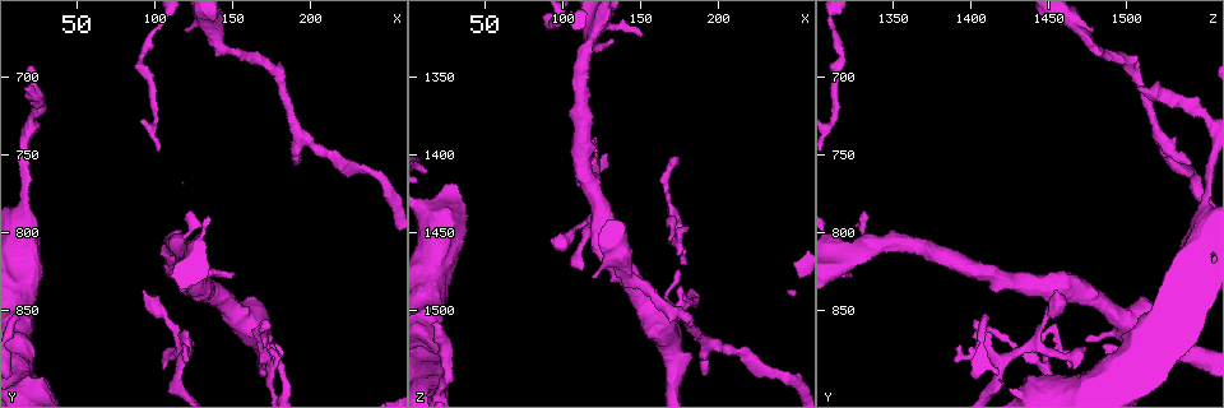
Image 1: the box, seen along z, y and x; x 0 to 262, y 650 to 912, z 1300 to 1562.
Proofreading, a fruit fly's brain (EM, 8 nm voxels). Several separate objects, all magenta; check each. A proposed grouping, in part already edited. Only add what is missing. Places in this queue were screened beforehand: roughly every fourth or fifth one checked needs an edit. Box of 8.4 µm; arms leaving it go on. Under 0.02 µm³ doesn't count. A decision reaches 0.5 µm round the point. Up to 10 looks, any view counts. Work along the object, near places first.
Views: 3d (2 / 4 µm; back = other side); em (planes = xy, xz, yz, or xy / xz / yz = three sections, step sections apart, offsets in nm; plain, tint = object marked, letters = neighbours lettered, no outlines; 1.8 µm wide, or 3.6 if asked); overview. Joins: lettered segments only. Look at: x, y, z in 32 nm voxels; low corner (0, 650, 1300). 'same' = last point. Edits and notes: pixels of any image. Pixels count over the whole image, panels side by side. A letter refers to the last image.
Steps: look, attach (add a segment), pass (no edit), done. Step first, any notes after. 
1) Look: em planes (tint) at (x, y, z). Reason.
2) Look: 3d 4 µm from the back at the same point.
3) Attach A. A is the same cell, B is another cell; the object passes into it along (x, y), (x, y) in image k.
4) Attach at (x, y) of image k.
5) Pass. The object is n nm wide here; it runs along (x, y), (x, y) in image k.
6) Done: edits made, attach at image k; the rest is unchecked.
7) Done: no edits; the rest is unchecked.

Look: 3d 4 µm at (18, 706, 1506). Branch stops here.

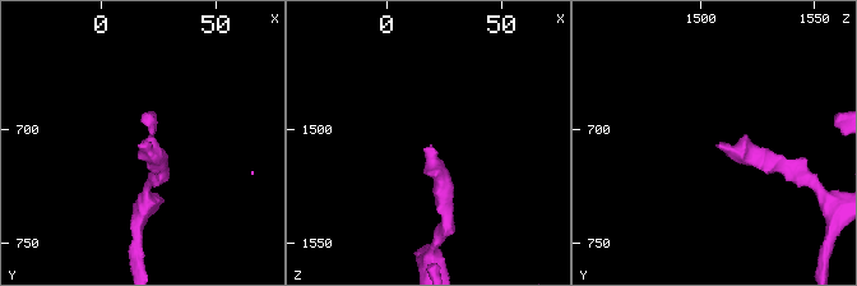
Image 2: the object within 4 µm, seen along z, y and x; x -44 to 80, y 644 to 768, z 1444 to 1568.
Look: em planes (letters) at (16, 706, 1507). Need the tissue.

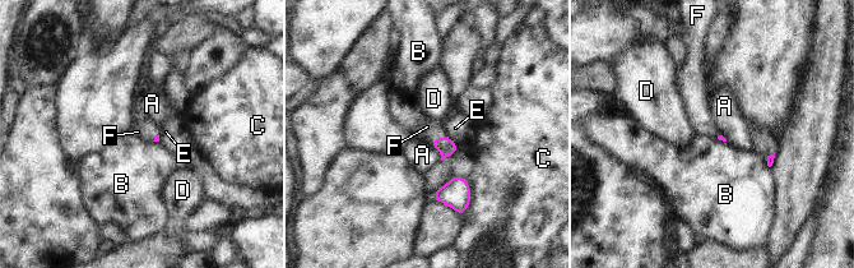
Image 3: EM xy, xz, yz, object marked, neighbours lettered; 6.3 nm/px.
Attach F. The longest contact is with C, 240 nm; F is the same cell, A, B, C, D and E are other cells; it goes on there.

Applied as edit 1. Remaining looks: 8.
Look: 3d 2 µm at (120, 672, 1478). Branch stops here.

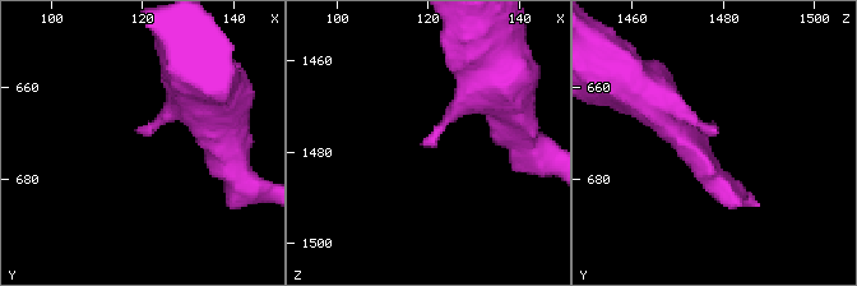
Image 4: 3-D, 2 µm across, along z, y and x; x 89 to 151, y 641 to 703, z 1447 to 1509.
Look: em planes (letters) at (120, 670, 1477). Now the EM.

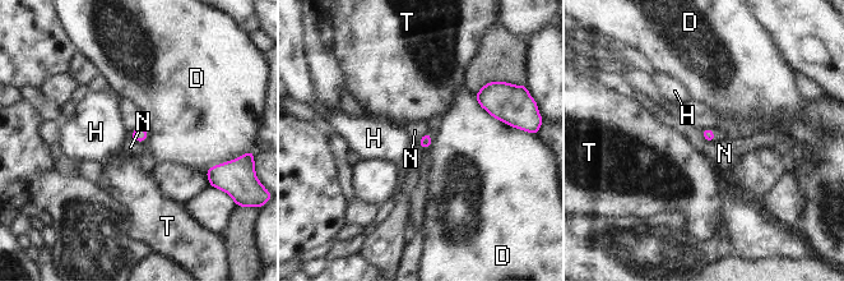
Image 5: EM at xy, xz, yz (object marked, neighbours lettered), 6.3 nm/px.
Pass. D, H, N and T are other cells; a border runs along (701, 129), (701, 134), (712, 142) in image 5; no lettered segment goes on from it.

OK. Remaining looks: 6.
Look: em xz step 4 (tint) at (168, 864, 1458). Tapers out.

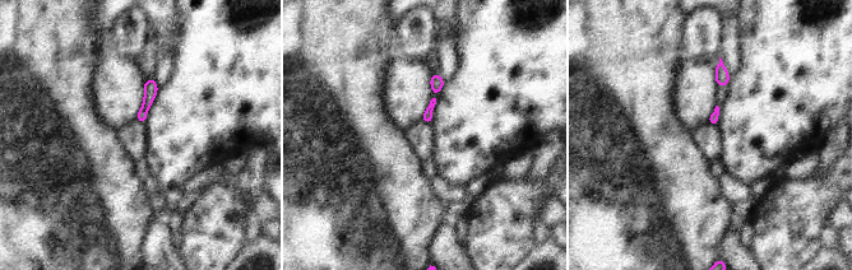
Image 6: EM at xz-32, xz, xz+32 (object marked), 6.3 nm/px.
Look: em planes (letters) at the same point.

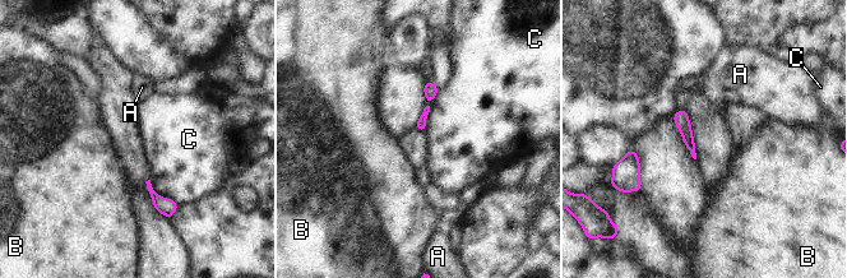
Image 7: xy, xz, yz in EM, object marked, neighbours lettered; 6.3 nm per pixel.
Pass. A, B and C are other cells; a border runs along (149, 180), (158, 195), (177, 205) in image 7; no lettered segment goes on from it.

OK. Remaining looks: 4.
Look: em planes (letters) at (120, 880, 1390). Branch stops here.

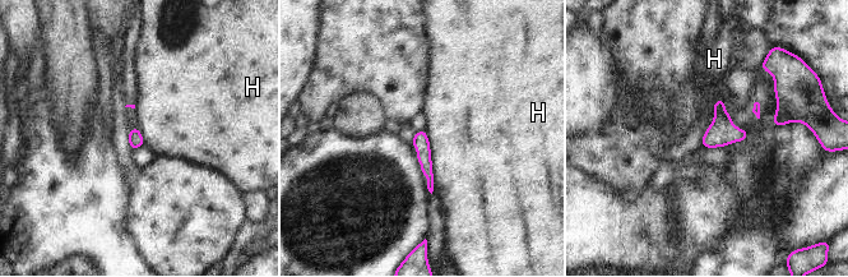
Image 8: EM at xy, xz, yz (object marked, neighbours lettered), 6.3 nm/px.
Pass. H is another cell; a border runs along (424, 130), (429, 142), (435, 187) in image 8; none of them fits.

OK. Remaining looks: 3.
Done: edits made, attach at image 3; the rest is unchecked.

